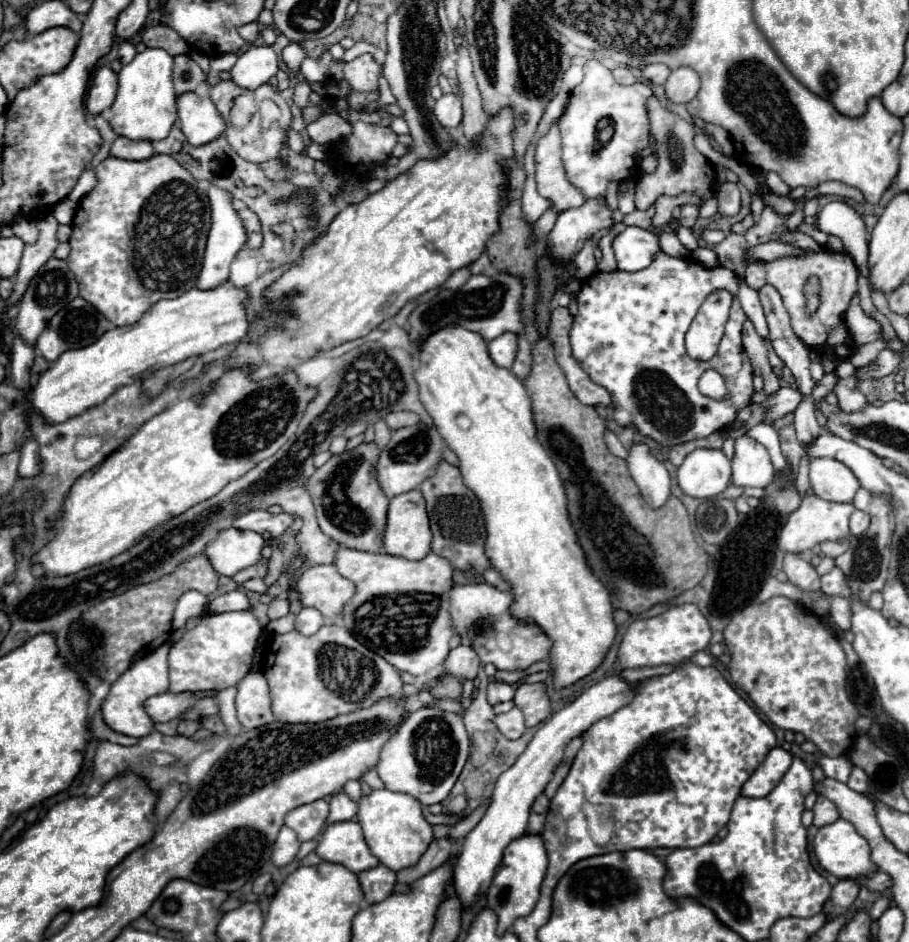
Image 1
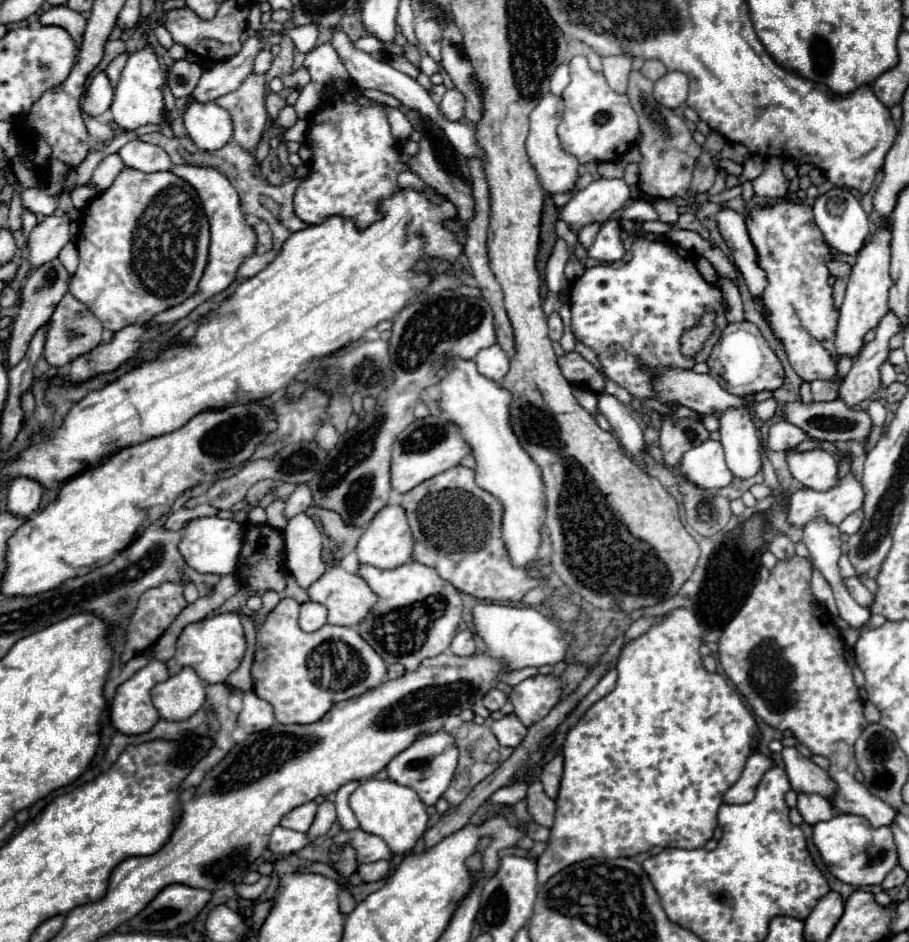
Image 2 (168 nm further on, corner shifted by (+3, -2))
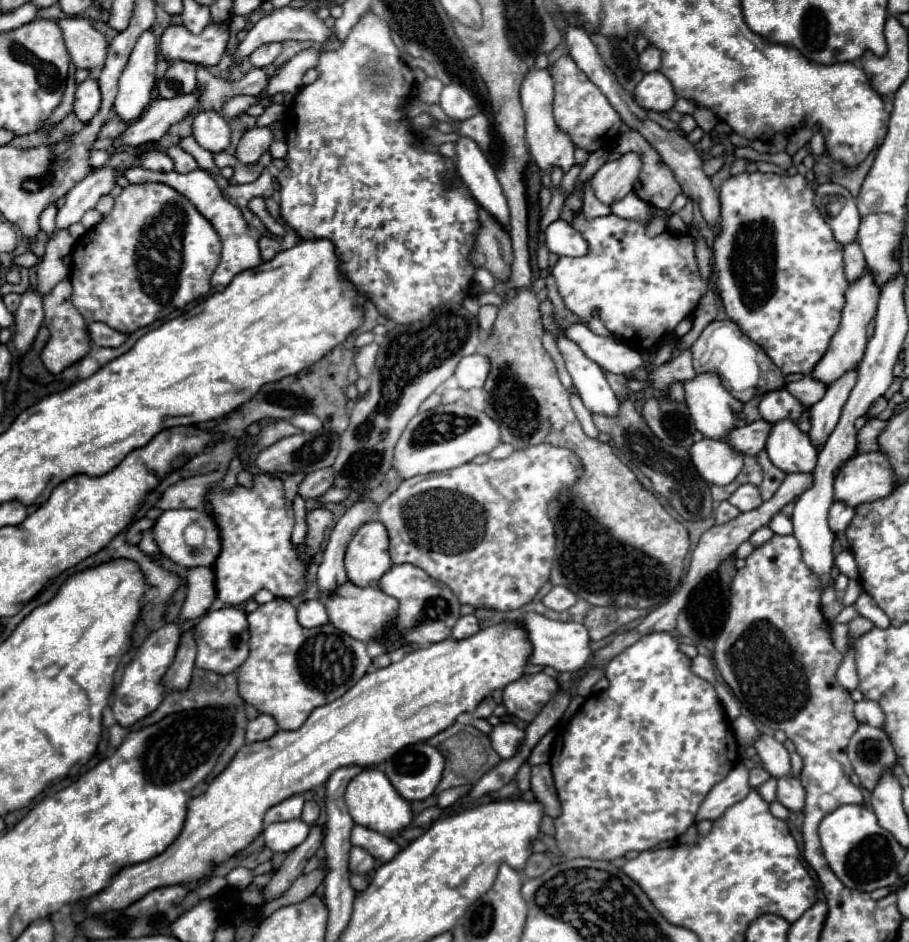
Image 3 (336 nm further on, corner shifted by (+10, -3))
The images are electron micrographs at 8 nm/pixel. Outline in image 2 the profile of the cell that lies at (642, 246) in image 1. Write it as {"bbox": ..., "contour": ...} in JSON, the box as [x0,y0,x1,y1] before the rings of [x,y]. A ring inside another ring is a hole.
{"bbox":[588,219,626,261],"contour":[[[610,219],[602,225],[600,233],[596,235],[594,245],[588,249],[588,255],[596,261],[622,261],[626,255],[624,243],[622,243],[622,231],[616,219]]]}

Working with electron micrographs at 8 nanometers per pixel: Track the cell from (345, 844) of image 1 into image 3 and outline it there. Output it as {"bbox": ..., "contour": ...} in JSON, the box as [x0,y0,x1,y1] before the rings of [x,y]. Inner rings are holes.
{"bbox":[351,826,399,862],"contour":[[[355,826],[353,828],[353,838],[351,842],[355,846],[367,848],[367,852],[371,852],[371,856],[379,862],[389,862],[393,860],[393,856],[399,852],[399,844],[395,840],[391,840],[385,834],[379,834],[375,830],[369,830],[365,826]]]}

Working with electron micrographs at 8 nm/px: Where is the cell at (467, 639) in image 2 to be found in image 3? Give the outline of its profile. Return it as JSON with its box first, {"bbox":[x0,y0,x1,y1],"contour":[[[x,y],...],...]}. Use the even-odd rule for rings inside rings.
{"bbox":[451,614,479,640],"contour":[[[473,614],[461,616],[457,620],[457,624],[455,624],[455,628],[453,628],[453,636],[451,638],[453,640],[463,640],[467,636],[473,636],[477,630],[479,630],[479,620]]]}

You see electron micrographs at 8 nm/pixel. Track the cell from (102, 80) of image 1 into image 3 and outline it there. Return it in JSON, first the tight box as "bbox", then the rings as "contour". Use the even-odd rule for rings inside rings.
{"bbox":[73,78,101,122],"contour":[[[87,78],[85,82],[81,82],[77,86],[75,92],[75,104],[73,104],[73,112],[77,114],[77,118],[81,122],[89,122],[95,112],[99,110],[101,104],[101,92],[99,92],[99,84],[95,78]]]}

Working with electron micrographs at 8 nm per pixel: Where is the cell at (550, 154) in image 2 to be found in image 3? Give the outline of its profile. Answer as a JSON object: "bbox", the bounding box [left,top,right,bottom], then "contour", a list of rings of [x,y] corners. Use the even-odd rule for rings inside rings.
{"bbox":[521,70,575,172],"contour":[[[529,70],[523,78],[521,84],[521,106],[525,112],[525,138],[529,144],[529,152],[533,156],[533,160],[537,162],[537,166],[541,170],[551,170],[551,168],[561,168],[563,172],[567,172],[573,164],[573,150],[575,144],[571,142],[571,136],[567,132],[563,132],[553,118],[553,78],[549,70]]]}

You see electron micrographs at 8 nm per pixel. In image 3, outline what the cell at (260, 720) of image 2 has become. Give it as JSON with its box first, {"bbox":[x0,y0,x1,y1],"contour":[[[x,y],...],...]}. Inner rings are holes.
{"bbox":[247,714,277,742],"contour":[[[259,714],[255,720],[249,722],[247,726],[247,742],[261,742],[271,738],[277,732],[277,724],[271,716]]]}

